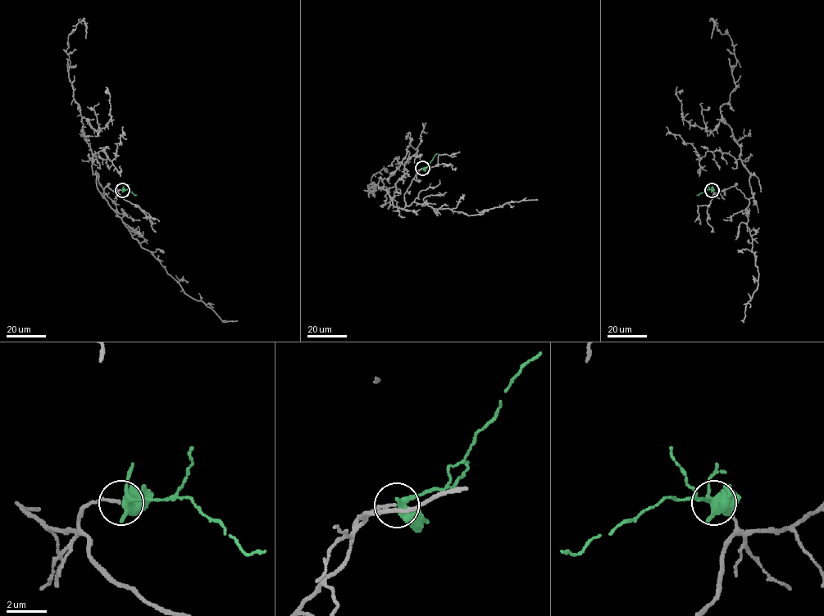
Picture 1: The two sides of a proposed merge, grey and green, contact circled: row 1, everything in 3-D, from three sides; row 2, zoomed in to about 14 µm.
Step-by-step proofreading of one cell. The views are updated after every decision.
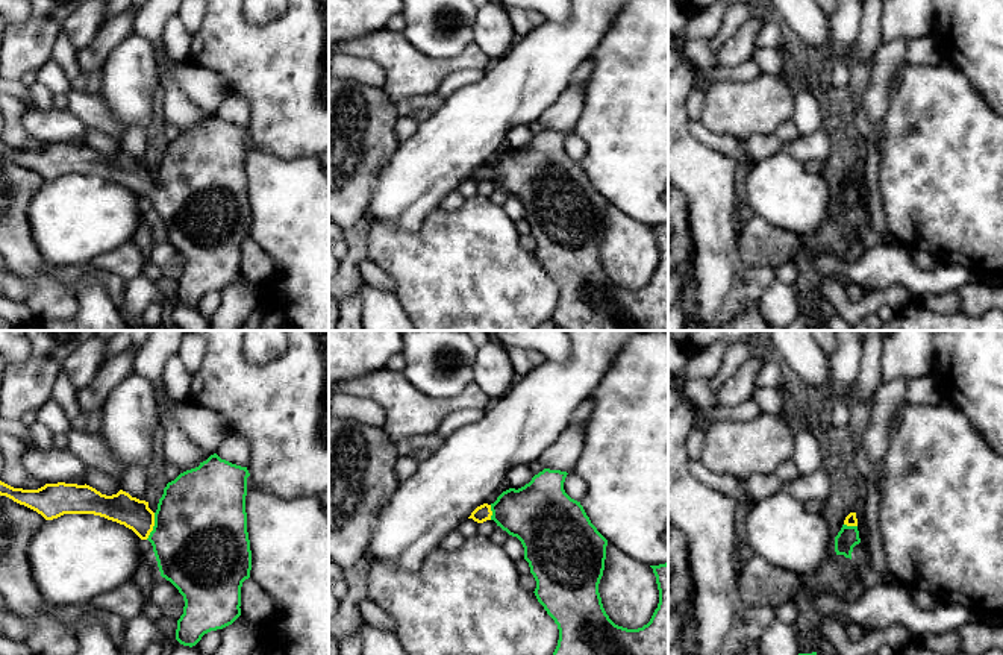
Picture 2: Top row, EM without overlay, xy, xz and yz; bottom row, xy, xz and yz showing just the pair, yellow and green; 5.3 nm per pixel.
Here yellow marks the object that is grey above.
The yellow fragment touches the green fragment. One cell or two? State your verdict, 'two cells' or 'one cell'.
one cell

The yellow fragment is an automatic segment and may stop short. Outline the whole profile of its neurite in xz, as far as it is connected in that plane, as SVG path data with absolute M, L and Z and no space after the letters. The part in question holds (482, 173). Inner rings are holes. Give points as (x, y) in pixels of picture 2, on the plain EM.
M544 129L524 147L509 149L494 164L477 167L468 179L477 183L494 180L521 202L536 241L533 253L559 290L551 317L556 326L564 331L668 331L668 223L650 226L659 250L650 282L638 290L615 285L598 253L608 200L591 183L580 162L565 153L567 135Z

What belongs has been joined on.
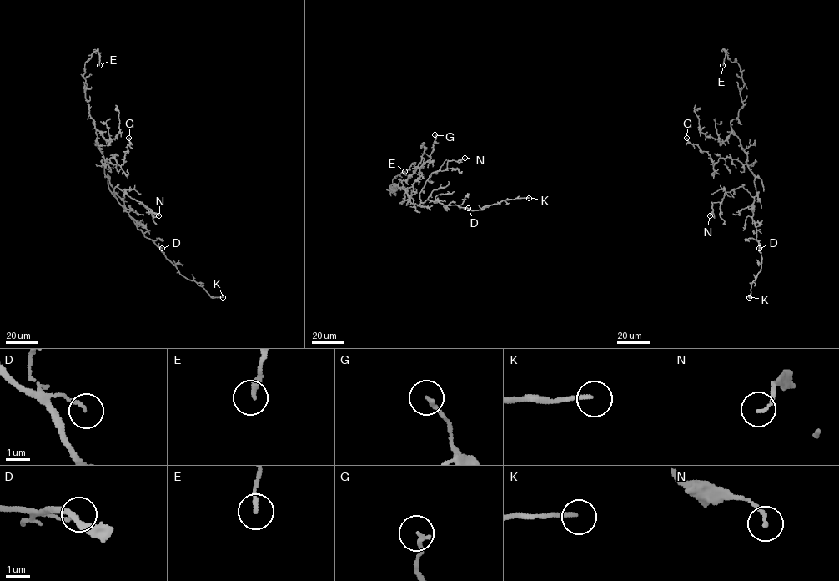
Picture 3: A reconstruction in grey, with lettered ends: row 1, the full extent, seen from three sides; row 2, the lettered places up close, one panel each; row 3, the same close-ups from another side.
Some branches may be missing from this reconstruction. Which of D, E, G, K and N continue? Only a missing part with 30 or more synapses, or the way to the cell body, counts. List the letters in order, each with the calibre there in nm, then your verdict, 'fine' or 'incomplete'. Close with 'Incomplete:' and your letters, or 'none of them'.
D: calibre 130 nm; fine
E: calibre 170 nm; fine
G: calibre 150 nm; fine
K: calibre 160 nm; incomplete
N: calibre 130 nm; fine
Incomplete: K

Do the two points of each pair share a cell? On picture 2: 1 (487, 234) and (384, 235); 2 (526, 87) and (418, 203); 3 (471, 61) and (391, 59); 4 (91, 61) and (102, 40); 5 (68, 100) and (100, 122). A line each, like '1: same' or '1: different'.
1: same
2: same
3: same
4: same
5: same

